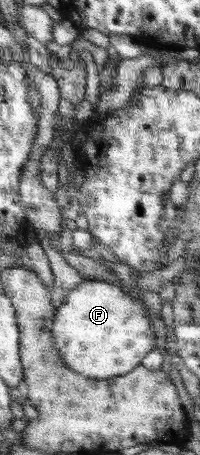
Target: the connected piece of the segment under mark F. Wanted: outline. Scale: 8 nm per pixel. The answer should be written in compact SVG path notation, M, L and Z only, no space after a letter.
M84 280L66 294L64 303L55 309L51 331L64 363L84 377L106 379L128 374L154 349L154 331L142 305L130 292L104 280Z

